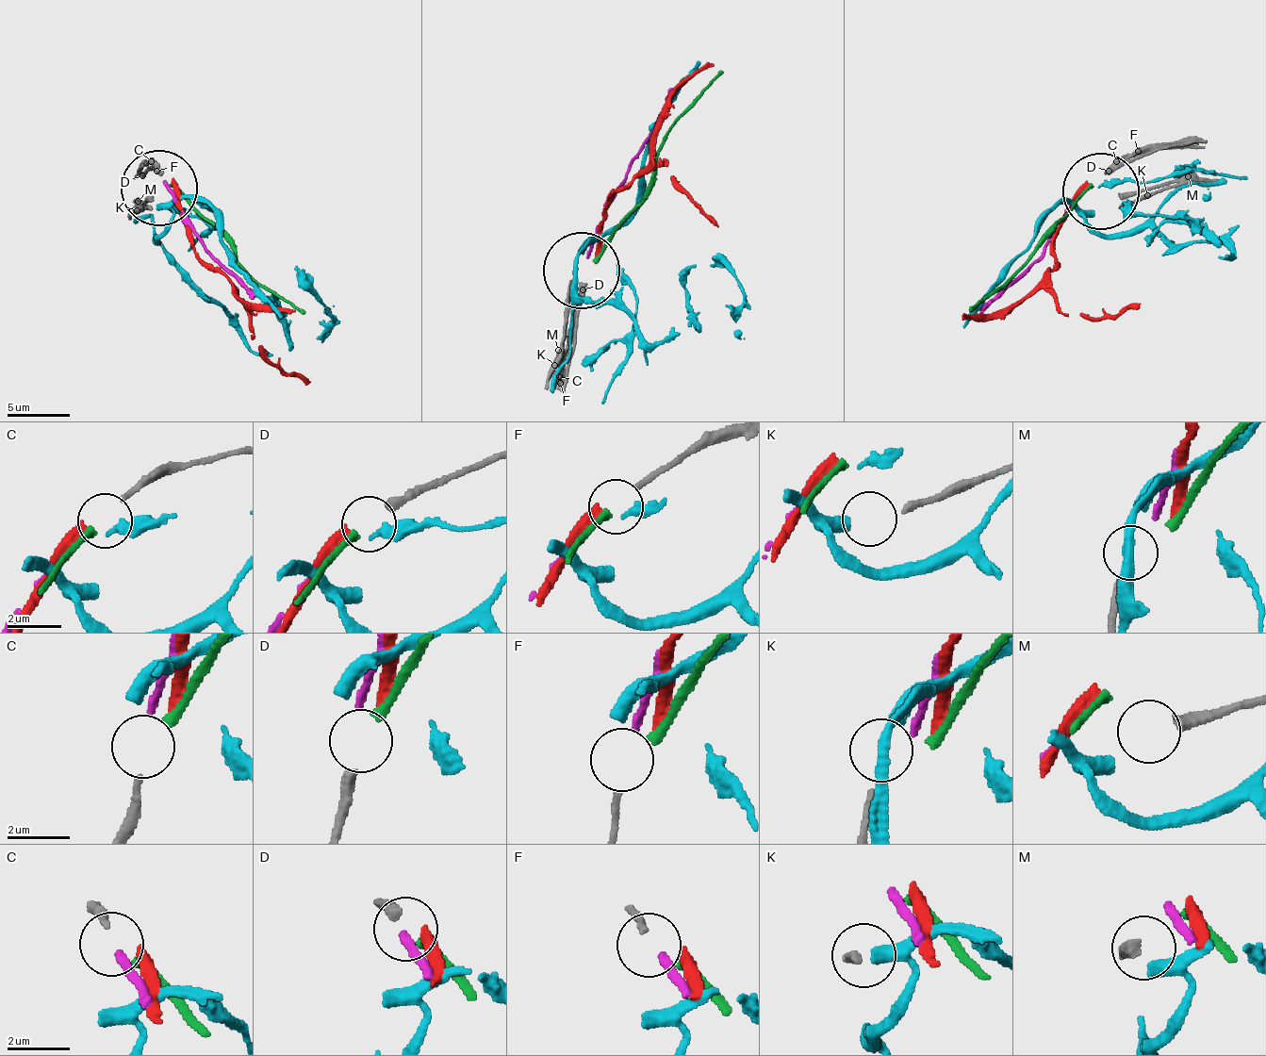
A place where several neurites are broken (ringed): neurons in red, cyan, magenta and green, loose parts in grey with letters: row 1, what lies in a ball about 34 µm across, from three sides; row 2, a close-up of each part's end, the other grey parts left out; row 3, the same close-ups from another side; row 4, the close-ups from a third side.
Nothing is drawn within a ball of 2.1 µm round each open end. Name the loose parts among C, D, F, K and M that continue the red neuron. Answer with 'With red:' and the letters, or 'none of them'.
With red: none of them

